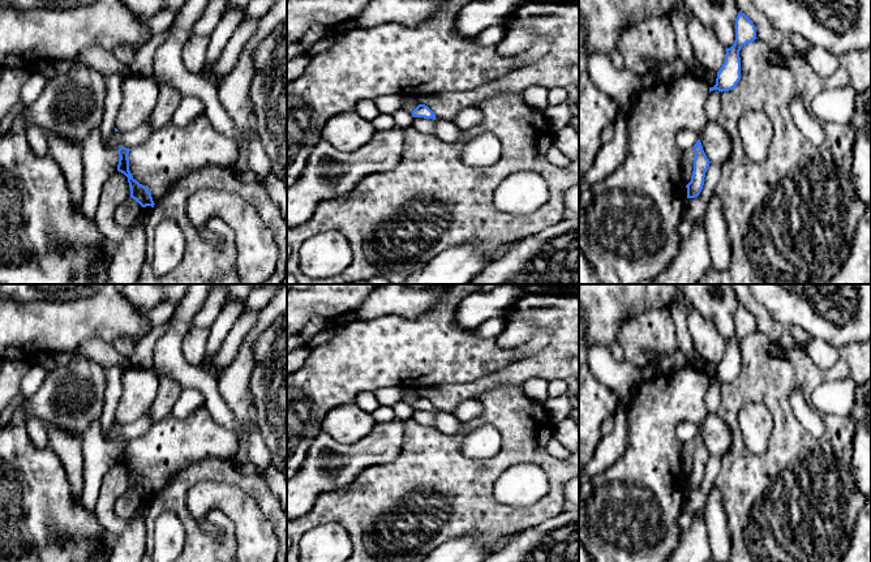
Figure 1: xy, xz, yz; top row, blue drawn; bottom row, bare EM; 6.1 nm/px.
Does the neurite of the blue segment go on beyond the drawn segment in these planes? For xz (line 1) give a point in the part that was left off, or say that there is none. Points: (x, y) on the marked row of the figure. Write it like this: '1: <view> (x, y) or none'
1: none

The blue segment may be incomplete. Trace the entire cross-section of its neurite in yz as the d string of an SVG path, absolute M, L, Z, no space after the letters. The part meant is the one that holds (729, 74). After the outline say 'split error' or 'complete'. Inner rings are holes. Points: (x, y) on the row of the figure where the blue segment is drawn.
M742 12L735 18L735 40L730 48L726 48L725 61L717 72L716 85L709 87L718 91L729 91L737 86L741 80L741 57L739 51L747 43L756 38L756 27L752 21Z; complete

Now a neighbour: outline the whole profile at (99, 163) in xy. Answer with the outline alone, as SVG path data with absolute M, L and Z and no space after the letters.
M100 126L94 129L82 143L83 200L82 211L89 220L95 220L104 183L117 171L117 151L102 145Z

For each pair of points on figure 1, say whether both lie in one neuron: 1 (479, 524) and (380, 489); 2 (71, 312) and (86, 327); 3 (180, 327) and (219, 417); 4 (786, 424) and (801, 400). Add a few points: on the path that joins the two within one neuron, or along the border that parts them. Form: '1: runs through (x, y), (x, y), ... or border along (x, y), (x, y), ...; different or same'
1: runs through (454, 500), (408, 500), (404, 496); same
2: runs through (74, 316), (82, 324); same
3: runs through (175, 350), (175, 359), (213, 395); same
4: border along (794, 387), (790, 408), (814, 436); different

